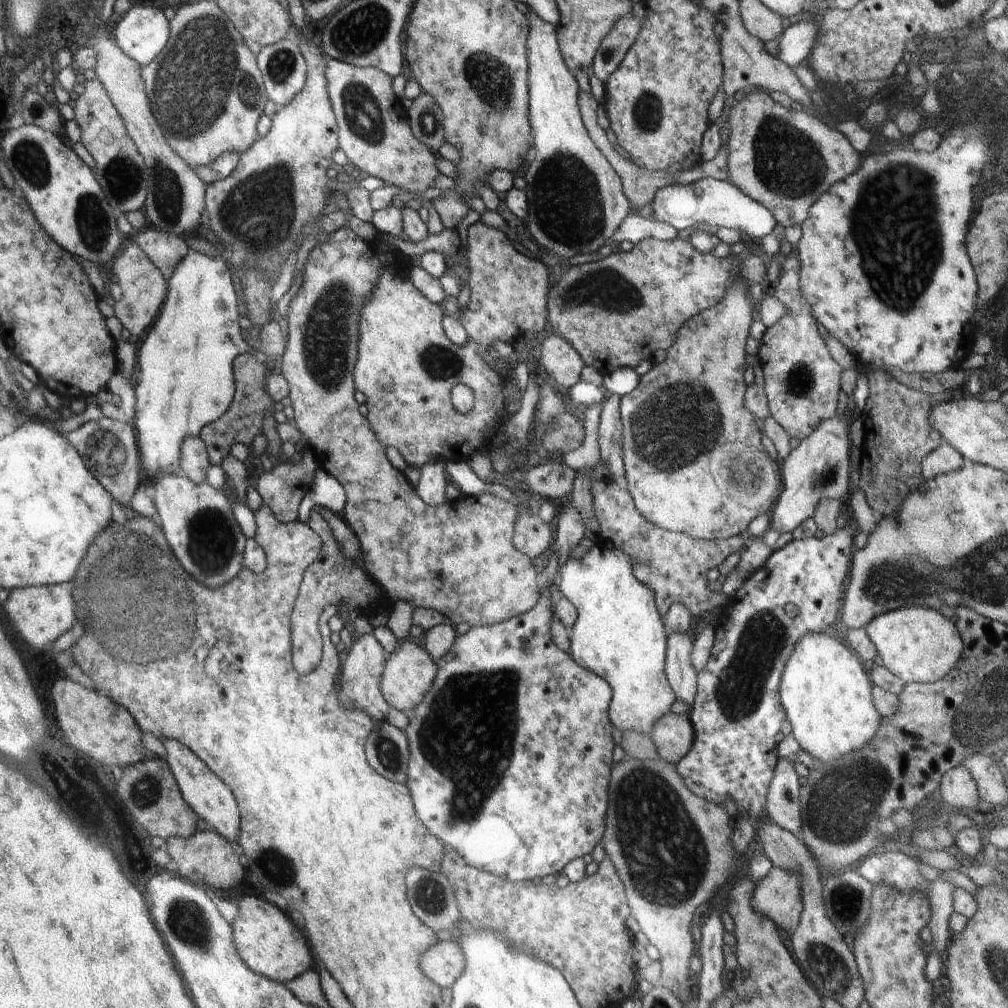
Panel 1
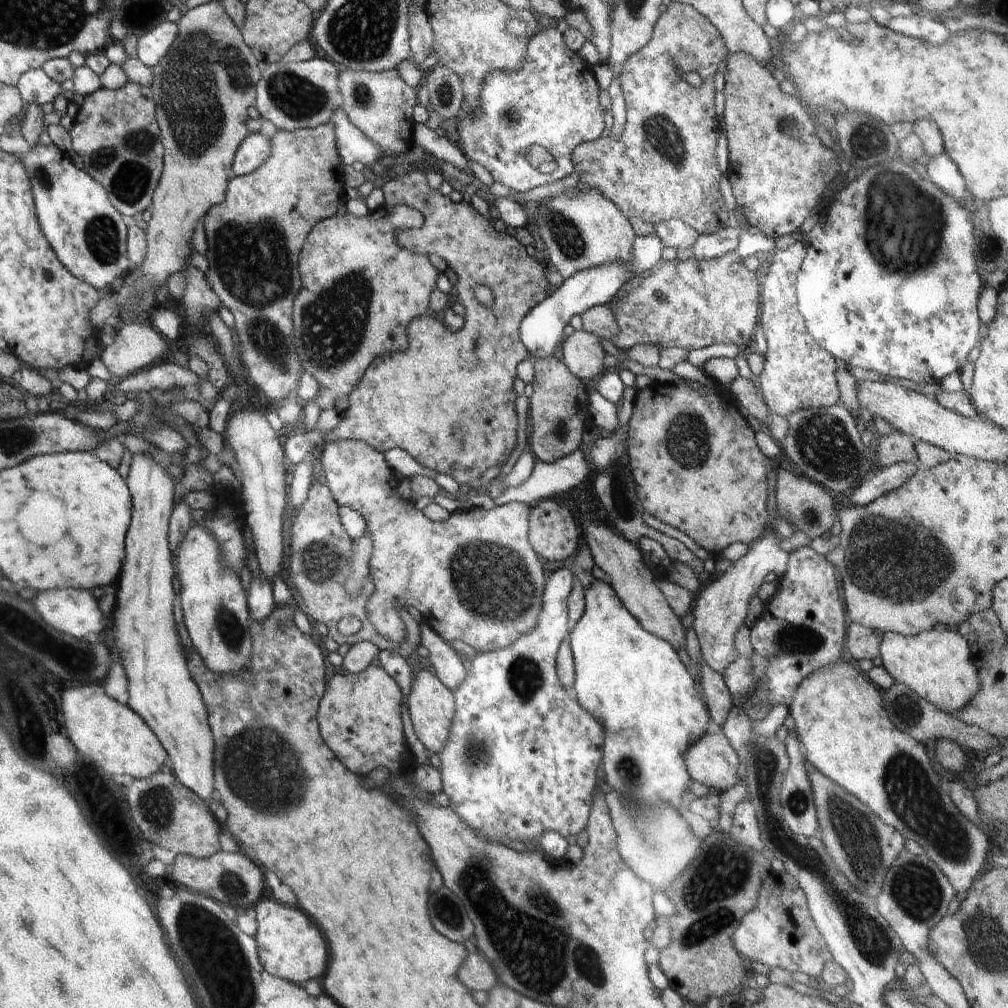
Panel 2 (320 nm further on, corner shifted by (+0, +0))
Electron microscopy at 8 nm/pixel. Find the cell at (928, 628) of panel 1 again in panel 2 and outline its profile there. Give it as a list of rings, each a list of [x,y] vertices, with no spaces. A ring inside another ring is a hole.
[[[932,628],[914,636],[904,636],[900,633],[888,631],[883,634],[879,654],[882,658],[882,666],[895,680],[895,683],[906,685],[920,698],[927,700],[929,704],[933,704],[936,709],[958,718],[961,718],[963,710],[977,696],[982,687],[977,666],[971,658],[971,648],[960,633],[949,631],[937,632]]]

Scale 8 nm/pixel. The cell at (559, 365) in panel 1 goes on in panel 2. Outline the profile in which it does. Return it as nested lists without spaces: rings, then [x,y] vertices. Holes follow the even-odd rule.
[[[574,331],[564,340],[562,360],[568,370],[578,378],[592,384],[607,367],[604,365],[606,352],[600,345],[600,338],[586,331]]]

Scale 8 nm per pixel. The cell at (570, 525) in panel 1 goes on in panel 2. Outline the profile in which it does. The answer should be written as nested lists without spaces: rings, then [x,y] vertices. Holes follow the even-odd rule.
[[[562,568],[552,573],[547,579],[543,592],[543,603],[541,613],[537,619],[537,627],[528,634],[520,635],[510,646],[477,653],[477,655],[467,662],[467,675],[464,682],[459,687],[452,690],[455,698],[455,711],[448,733],[447,743],[439,752],[440,758],[440,774],[443,784],[443,791],[449,796],[452,802],[452,808],[455,813],[461,816],[467,822],[469,827],[477,830],[481,836],[486,837],[489,841],[498,841],[505,843],[509,840],[538,840],[544,831],[556,831],[566,838],[574,837],[587,825],[589,814],[591,811],[592,796],[596,790],[596,770],[600,766],[600,750],[604,746],[604,730],[602,726],[576,702],[576,698],[570,698],[566,694],[565,688],[560,682],[557,674],[557,652],[559,646],[564,640],[564,636],[568,634],[569,625],[569,608],[567,600],[572,590],[573,573],[570,569]]]

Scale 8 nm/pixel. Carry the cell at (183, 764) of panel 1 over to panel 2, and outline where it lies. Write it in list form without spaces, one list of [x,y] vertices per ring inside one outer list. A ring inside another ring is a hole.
[[[143,454],[132,457],[131,467],[127,476],[127,486],[130,488],[132,498],[135,499],[135,512],[132,513],[132,524],[127,540],[127,562],[120,582],[116,586],[116,607],[114,608],[112,622],[112,640],[118,642],[118,650],[123,659],[126,680],[128,680],[128,706],[136,710],[156,734],[160,734],[160,742],[164,742],[164,748],[168,746],[168,756],[174,766],[174,774],[184,782],[194,794],[208,800],[214,790],[214,740],[208,728],[208,714],[202,704],[202,696],[198,686],[194,684],[188,666],[186,656],[180,644],[176,622],[174,622],[174,566],[172,566],[172,552],[168,548],[168,520],[172,510],[174,498],[174,482],[172,478],[150,458]]]

